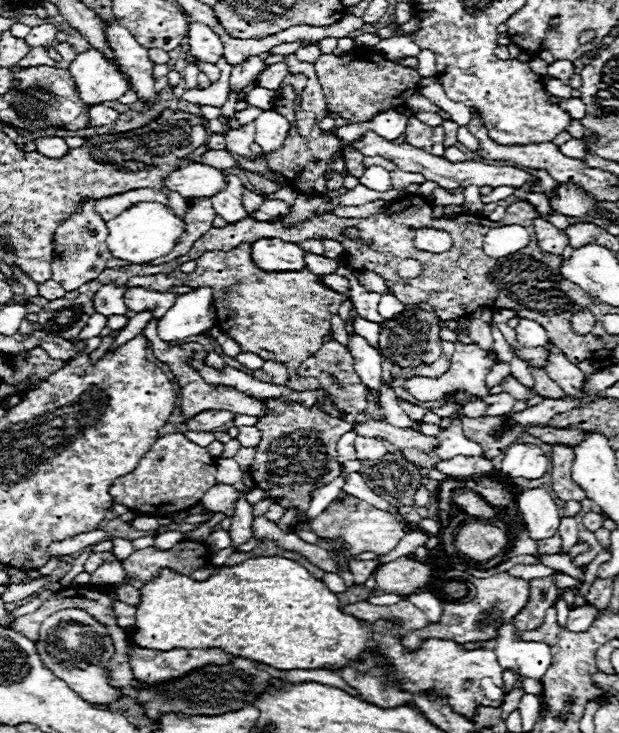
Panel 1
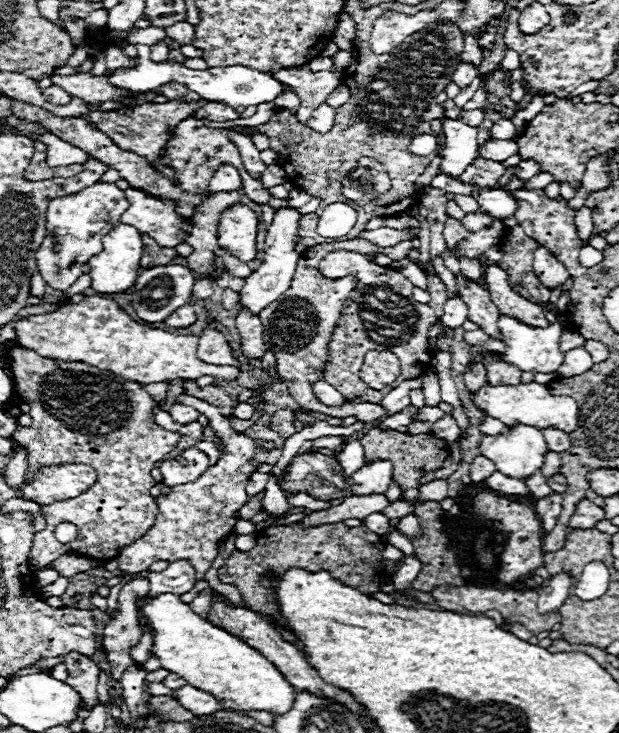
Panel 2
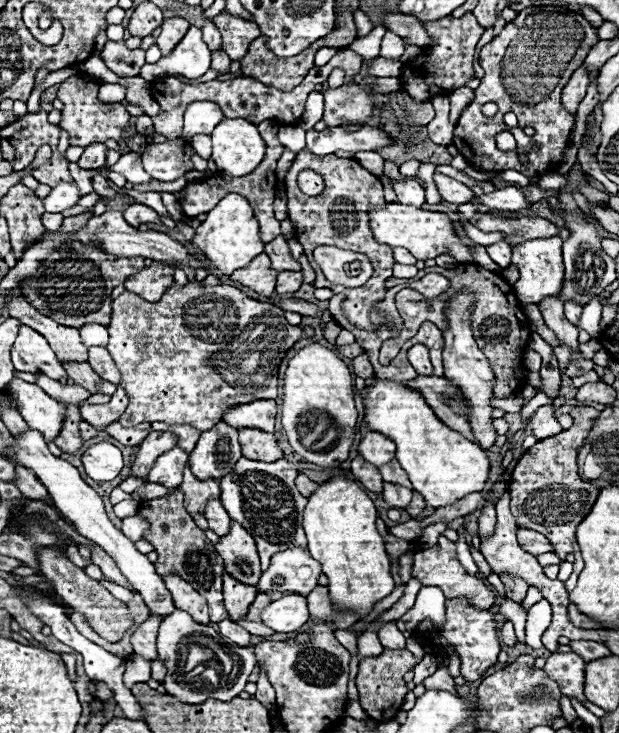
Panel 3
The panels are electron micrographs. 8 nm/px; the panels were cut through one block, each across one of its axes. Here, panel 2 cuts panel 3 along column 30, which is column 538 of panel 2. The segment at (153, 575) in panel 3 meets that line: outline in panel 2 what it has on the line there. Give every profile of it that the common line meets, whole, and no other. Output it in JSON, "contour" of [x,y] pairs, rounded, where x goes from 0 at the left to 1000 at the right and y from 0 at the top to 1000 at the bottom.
{"contour":[[[830,581],[814,595],[782,595],[775,617],[788,622],[817,649],[850,655],[879,633],[885,606],[879,592],[859,581]]]}

